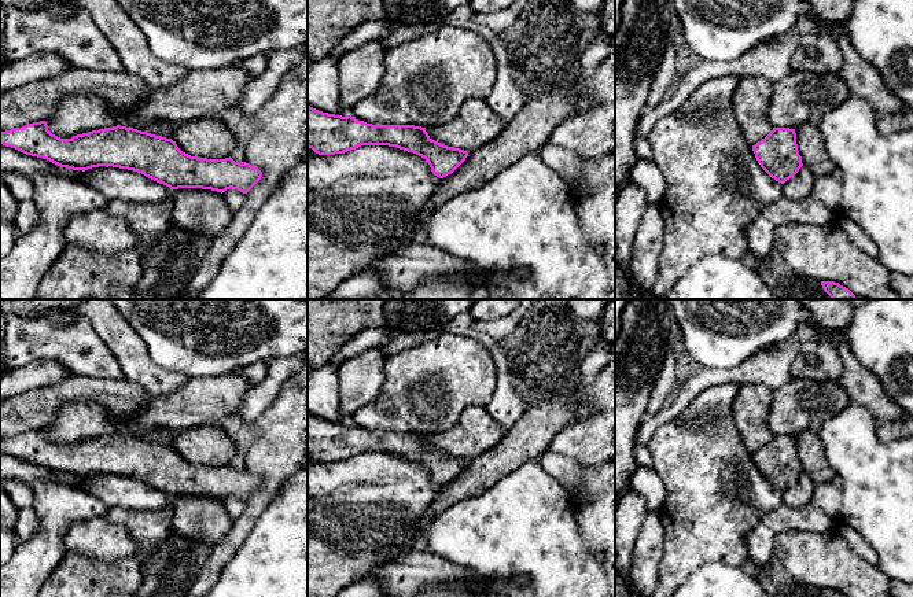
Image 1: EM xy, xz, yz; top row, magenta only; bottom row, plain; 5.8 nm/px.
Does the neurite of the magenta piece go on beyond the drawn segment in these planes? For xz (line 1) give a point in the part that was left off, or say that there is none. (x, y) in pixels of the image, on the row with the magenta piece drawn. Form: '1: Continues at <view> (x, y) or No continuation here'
1: No continuation here

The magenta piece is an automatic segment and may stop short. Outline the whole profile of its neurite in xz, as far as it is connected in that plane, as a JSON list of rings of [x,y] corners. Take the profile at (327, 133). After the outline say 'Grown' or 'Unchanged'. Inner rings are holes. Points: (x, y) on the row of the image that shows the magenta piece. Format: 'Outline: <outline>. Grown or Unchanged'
Outline: [[[308,106],[308,147],[316,154],[345,154],[361,145],[389,145],[413,152],[424,158],[439,178],[452,174],[468,156],[464,150],[431,140],[421,126],[372,125]]]. Unchanged

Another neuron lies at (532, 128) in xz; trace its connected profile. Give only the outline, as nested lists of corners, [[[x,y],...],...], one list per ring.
[[[582,78],[527,100],[520,113],[494,140],[468,152],[465,161],[441,180],[435,194],[423,206],[421,217],[428,218],[453,196],[486,184],[529,152],[538,152],[549,143],[557,125],[574,115],[581,95],[581,81]]]

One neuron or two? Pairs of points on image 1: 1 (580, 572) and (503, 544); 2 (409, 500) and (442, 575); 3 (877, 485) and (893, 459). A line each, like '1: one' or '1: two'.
1: one
2: two
3: one

